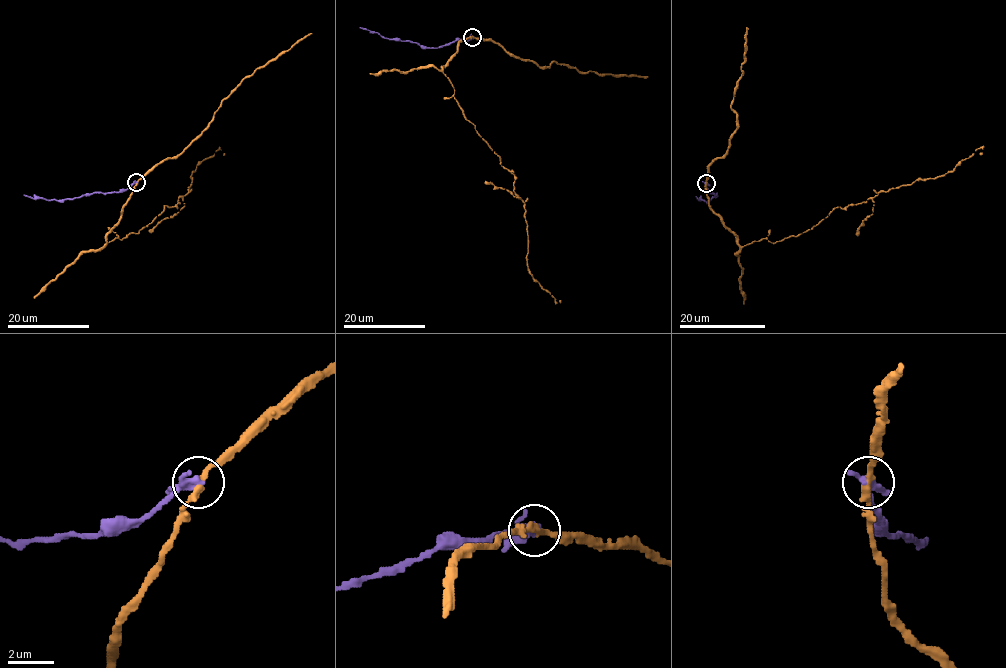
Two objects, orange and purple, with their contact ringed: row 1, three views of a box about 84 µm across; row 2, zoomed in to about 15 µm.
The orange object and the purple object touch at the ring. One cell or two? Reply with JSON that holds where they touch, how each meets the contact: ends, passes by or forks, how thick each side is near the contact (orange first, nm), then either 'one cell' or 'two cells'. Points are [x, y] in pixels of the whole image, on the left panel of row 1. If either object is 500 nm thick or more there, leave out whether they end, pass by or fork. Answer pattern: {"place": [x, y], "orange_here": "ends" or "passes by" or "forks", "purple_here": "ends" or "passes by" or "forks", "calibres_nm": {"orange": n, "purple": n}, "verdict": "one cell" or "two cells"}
{"place": [136, 182], "orange_here": "passes by", "purple_here": "forks", "calibres_nm": {"orange": 280, "purple": 300}, "verdict": "two cells"}

